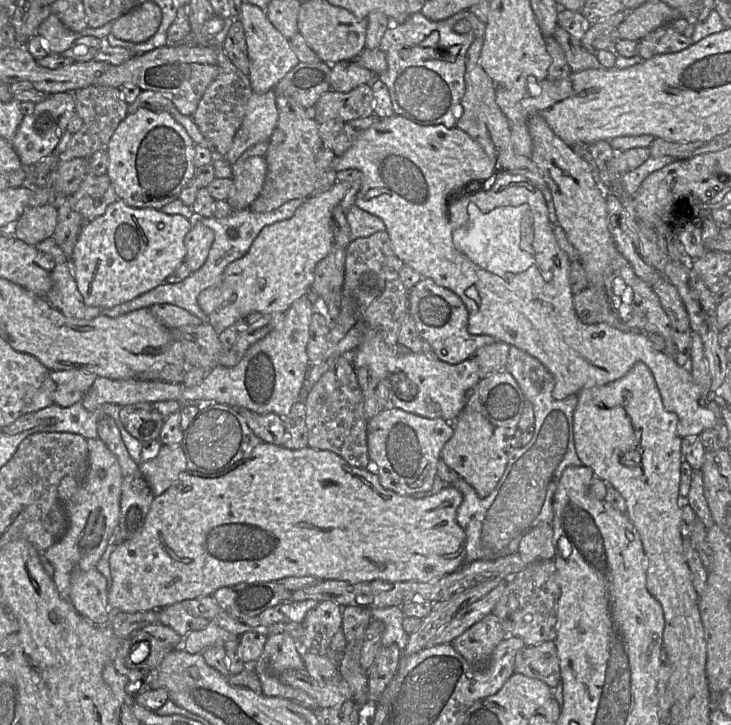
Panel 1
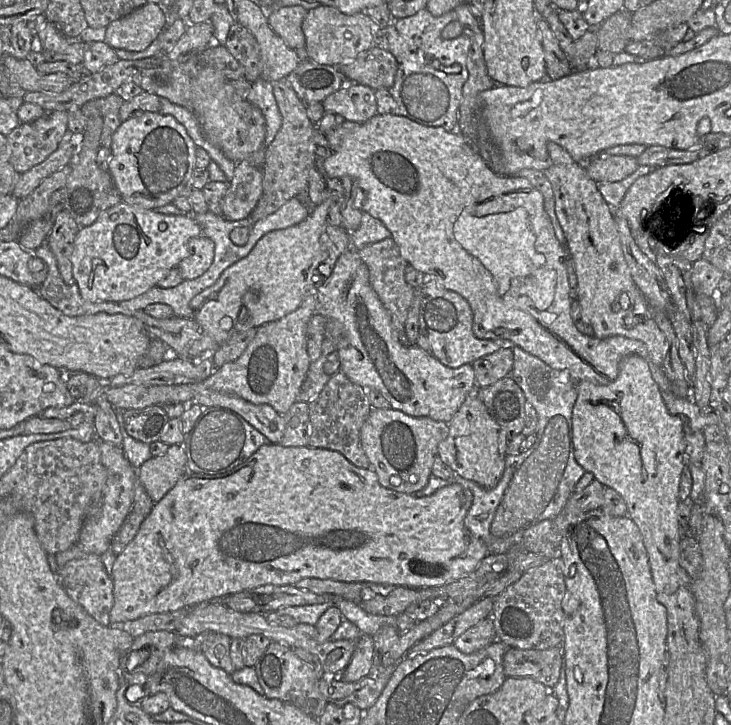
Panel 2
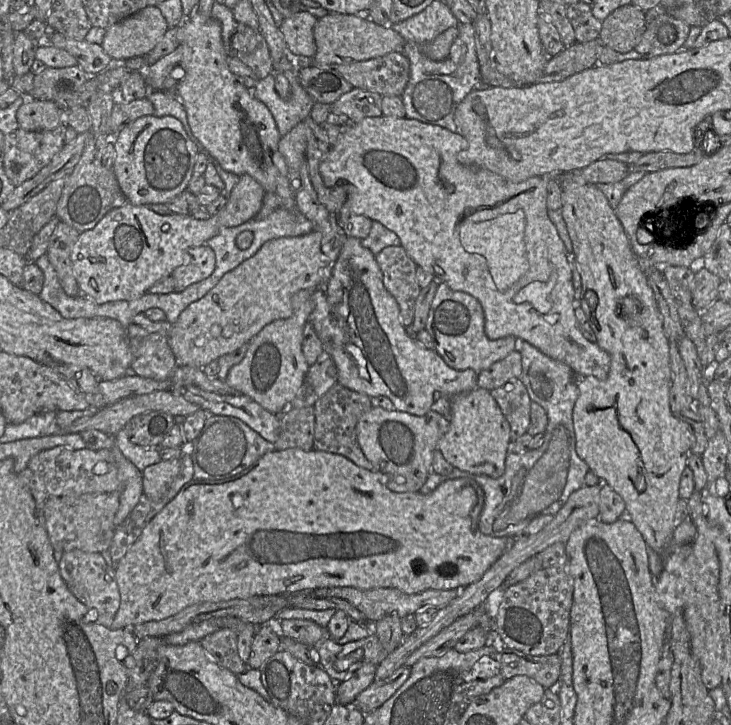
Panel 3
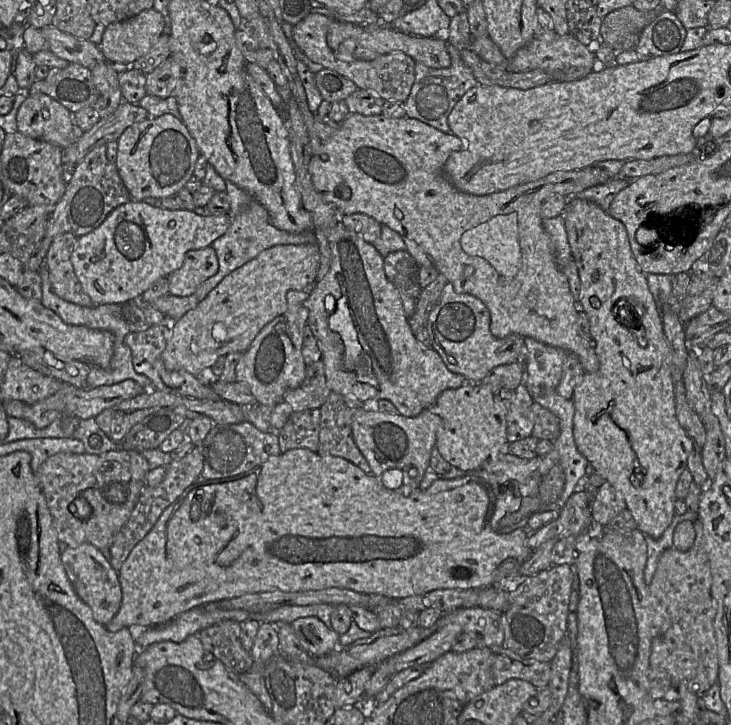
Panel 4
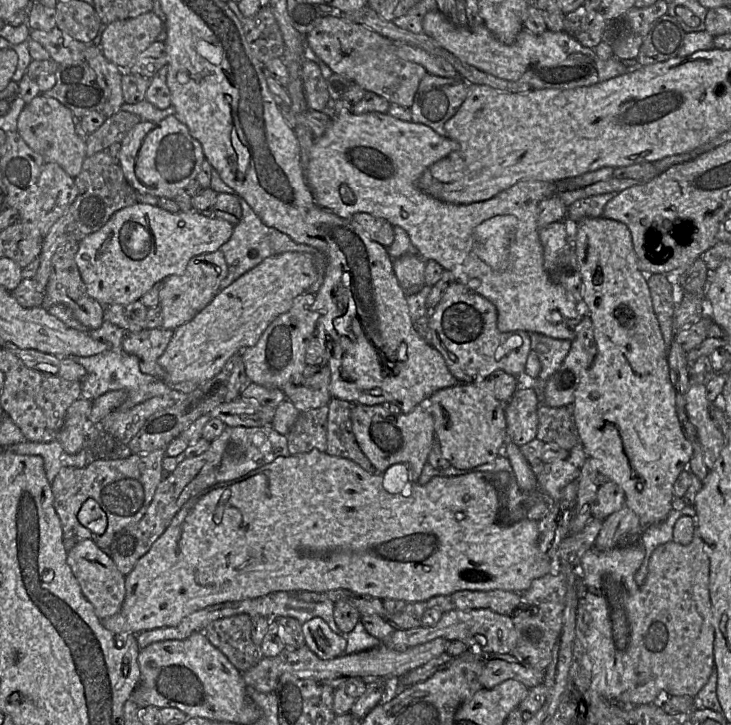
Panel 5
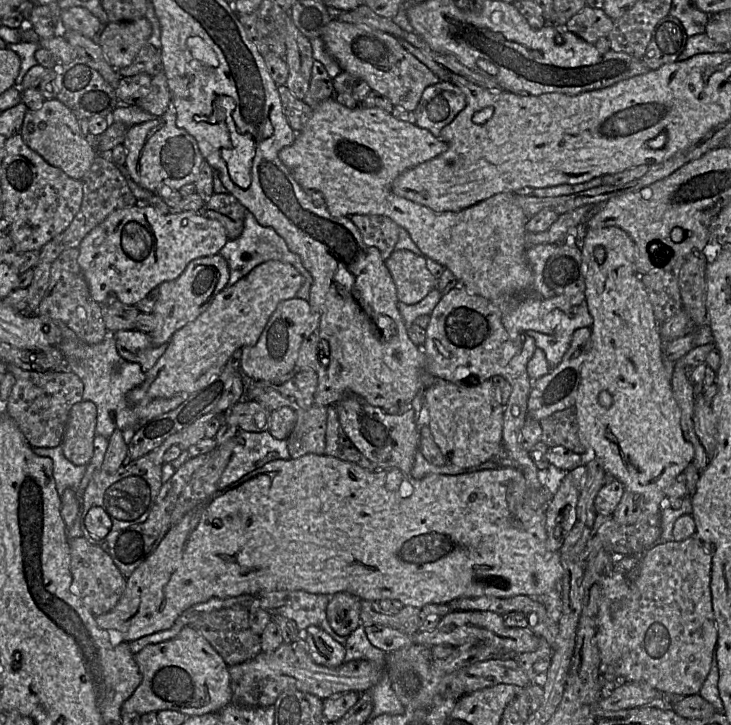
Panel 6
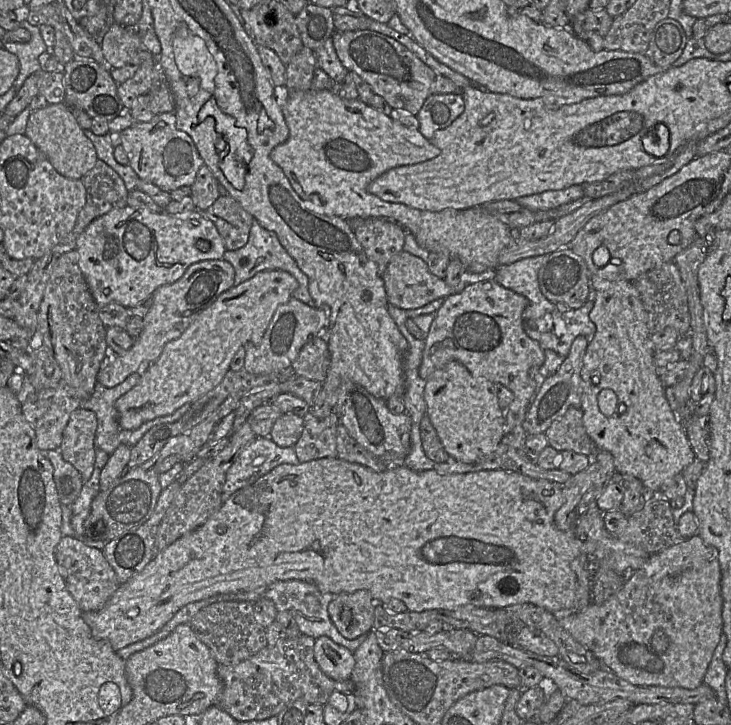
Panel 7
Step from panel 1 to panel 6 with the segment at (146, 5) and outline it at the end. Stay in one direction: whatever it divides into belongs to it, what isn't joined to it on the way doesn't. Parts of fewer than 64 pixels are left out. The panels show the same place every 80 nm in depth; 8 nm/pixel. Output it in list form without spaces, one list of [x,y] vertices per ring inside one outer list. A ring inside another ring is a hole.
[[[142,17],[128,22],[110,22],[100,38],[100,47],[112,67],[129,66],[149,41],[150,22]]]

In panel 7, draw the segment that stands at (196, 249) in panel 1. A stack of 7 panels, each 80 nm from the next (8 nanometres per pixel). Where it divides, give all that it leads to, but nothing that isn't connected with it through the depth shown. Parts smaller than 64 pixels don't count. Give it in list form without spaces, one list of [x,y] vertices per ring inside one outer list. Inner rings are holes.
[[[204,260],[189,266],[176,282],[157,288],[152,294],[153,305],[143,318],[142,332],[124,354],[108,354],[97,373],[97,382],[112,388],[121,384],[129,375],[142,372],[153,364],[168,342],[180,337],[201,311],[234,286],[234,278],[234,268],[226,260]]]

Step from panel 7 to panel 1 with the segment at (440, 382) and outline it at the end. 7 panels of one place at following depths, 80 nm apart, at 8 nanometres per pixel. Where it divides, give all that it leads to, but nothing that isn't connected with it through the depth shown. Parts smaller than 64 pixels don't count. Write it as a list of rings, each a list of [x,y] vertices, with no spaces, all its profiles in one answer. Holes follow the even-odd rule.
[[[462,411],[450,423],[454,434],[444,445],[441,458],[475,489],[479,497],[485,498],[494,490],[506,470],[506,431],[494,426],[478,412]]]

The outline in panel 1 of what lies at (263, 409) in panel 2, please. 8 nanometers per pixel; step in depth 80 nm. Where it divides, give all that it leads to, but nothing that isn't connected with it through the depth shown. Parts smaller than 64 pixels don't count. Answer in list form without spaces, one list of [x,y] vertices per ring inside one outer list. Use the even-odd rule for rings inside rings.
[[[233,407],[246,420],[248,426],[263,442],[282,445],[285,427],[282,418],[275,413],[257,414],[247,408]]]

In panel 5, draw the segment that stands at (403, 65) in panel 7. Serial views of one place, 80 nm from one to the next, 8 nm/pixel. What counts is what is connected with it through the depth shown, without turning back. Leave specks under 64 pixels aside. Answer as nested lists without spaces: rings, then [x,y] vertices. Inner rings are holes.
[[[325,15],[304,37],[305,44],[333,73],[353,80],[365,91],[383,97],[390,104],[411,108],[419,83],[427,74],[420,64],[400,58],[392,40],[343,18]]]

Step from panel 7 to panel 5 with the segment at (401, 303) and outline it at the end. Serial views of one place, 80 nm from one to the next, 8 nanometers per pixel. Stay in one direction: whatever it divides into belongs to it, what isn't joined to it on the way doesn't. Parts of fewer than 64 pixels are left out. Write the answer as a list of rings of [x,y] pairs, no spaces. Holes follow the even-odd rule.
[[[406,254],[393,259],[395,275],[406,295],[416,294],[426,285],[426,263],[419,255]]]

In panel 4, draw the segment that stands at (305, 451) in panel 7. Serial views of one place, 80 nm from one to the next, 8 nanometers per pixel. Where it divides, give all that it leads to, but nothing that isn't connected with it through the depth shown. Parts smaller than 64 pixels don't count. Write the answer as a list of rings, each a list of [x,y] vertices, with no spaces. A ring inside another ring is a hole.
[[[320,408],[293,412],[277,433],[281,452],[307,448],[318,452],[320,432]]]

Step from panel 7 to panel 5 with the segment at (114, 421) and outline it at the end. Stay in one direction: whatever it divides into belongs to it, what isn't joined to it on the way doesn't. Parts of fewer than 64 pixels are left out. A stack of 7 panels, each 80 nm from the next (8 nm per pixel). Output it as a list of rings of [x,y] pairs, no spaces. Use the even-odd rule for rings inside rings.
[[[54,305],[47,311],[51,315],[60,318],[68,327],[87,332],[93,339],[105,342],[108,346],[104,352],[93,356],[68,356],[68,358],[82,365],[87,372],[81,382],[81,398],[93,401],[109,391],[124,389],[127,391],[127,399],[117,408],[120,411],[125,411],[156,396],[171,398],[176,401],[183,399],[184,395],[173,390],[164,381],[140,371],[138,359],[126,353],[122,348],[122,340],[127,333],[124,329],[108,321],[103,321],[100,328],[90,330],[77,321],[71,311],[63,305]]]

